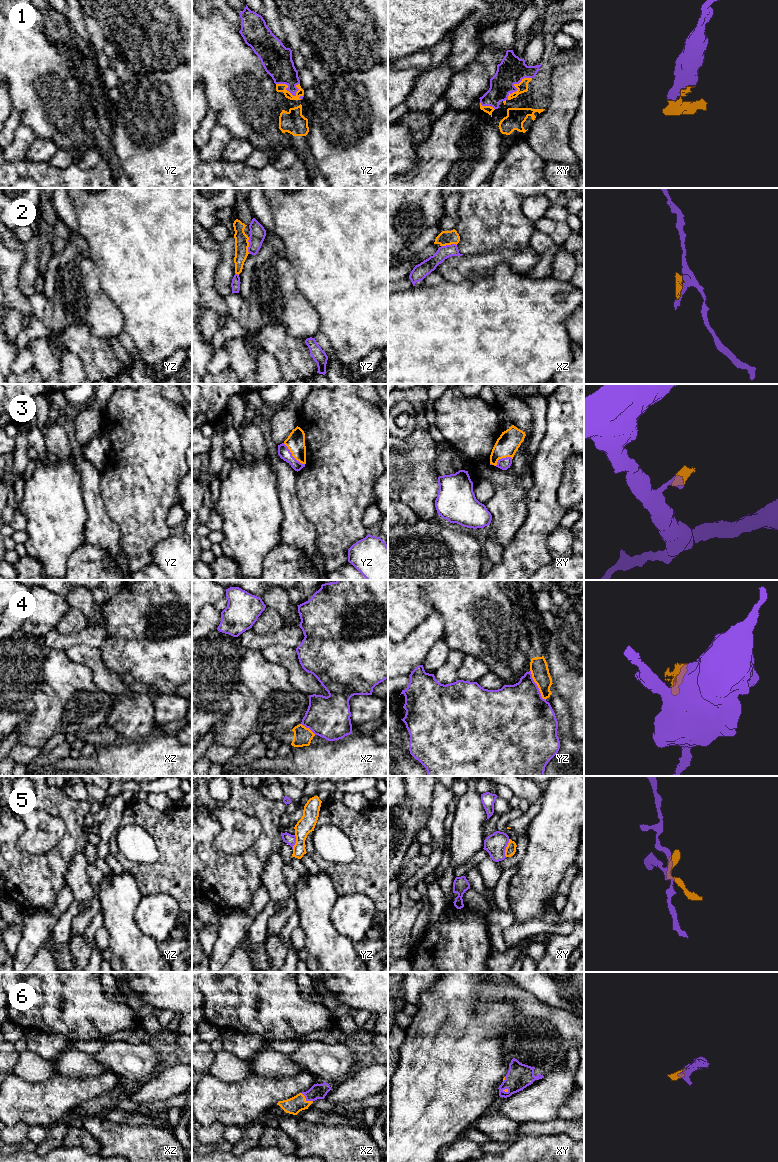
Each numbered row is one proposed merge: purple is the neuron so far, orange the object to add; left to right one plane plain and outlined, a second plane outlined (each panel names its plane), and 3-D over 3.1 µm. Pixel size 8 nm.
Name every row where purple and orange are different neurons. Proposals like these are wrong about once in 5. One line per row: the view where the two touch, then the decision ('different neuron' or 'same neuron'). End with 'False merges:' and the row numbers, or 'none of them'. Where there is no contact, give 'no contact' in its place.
1: yz | same neuron
2: yz | different neuron
3: yz | same neuron
4: yz | different neuron
5: xy | different neuron
6: xz | same neuron
False merges: 2, 4, 5

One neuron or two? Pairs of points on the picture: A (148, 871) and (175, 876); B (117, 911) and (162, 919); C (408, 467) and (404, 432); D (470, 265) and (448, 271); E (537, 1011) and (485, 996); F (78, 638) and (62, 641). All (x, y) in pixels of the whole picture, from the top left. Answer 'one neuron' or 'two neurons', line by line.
A: one neuron
B: two neurons
C: two neurons
D: one neuron
E: one neuron
F: one neuron

